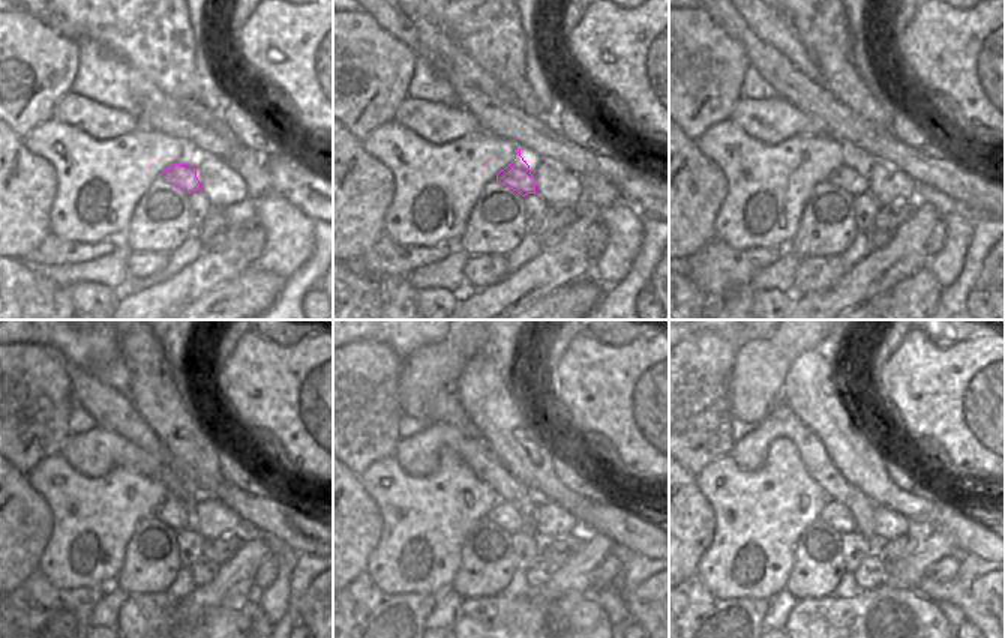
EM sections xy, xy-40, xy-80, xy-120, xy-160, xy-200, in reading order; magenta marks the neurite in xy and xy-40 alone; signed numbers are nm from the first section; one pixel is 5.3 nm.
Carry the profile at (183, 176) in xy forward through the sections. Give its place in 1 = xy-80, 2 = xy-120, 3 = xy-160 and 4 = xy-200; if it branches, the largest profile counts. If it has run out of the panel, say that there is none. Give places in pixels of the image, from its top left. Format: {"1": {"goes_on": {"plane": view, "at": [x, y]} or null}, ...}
{"1": {"goes_on": {"plane": "xy-80", "at": [851, 179]}}, "2": {"goes_on": {"plane": "xy-120", "at": [174, 512]}}, "3": {"goes_on": {"plane": "xy-160", "at": [503, 514]}}, "4": {"goes_on": {"plane": "xy-200", "at": [839, 517]}}}

